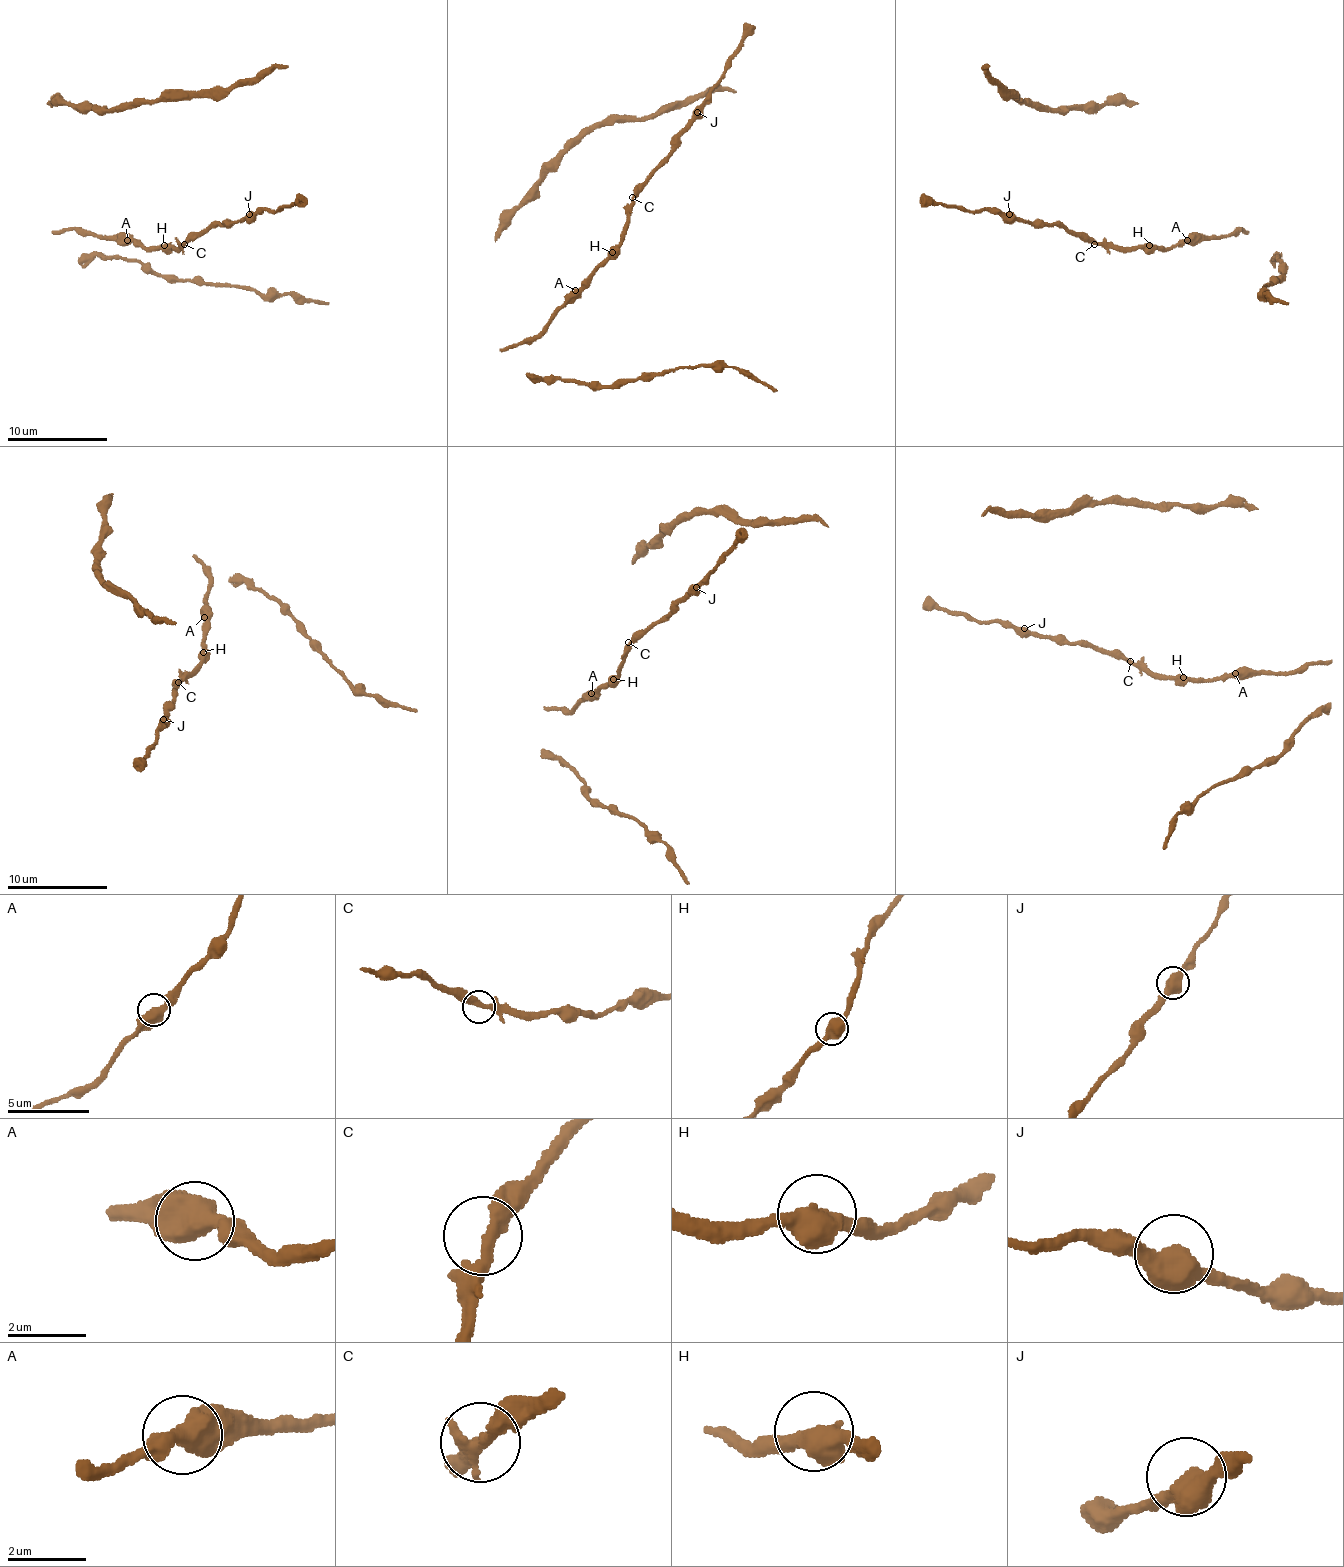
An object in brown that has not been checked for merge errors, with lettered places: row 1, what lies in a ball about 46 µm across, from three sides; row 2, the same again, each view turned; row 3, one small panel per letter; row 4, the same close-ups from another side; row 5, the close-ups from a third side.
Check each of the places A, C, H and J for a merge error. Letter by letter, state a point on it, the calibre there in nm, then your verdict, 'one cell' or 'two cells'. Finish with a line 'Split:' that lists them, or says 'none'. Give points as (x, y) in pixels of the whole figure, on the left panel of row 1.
A: (127, 240) | 550 nm | one cell
C: (184, 244) | 320 nm | one cell
H: (164, 245) | 440 nm | one cell
J: (249, 214) | 600 nm | one cell
Split: none

